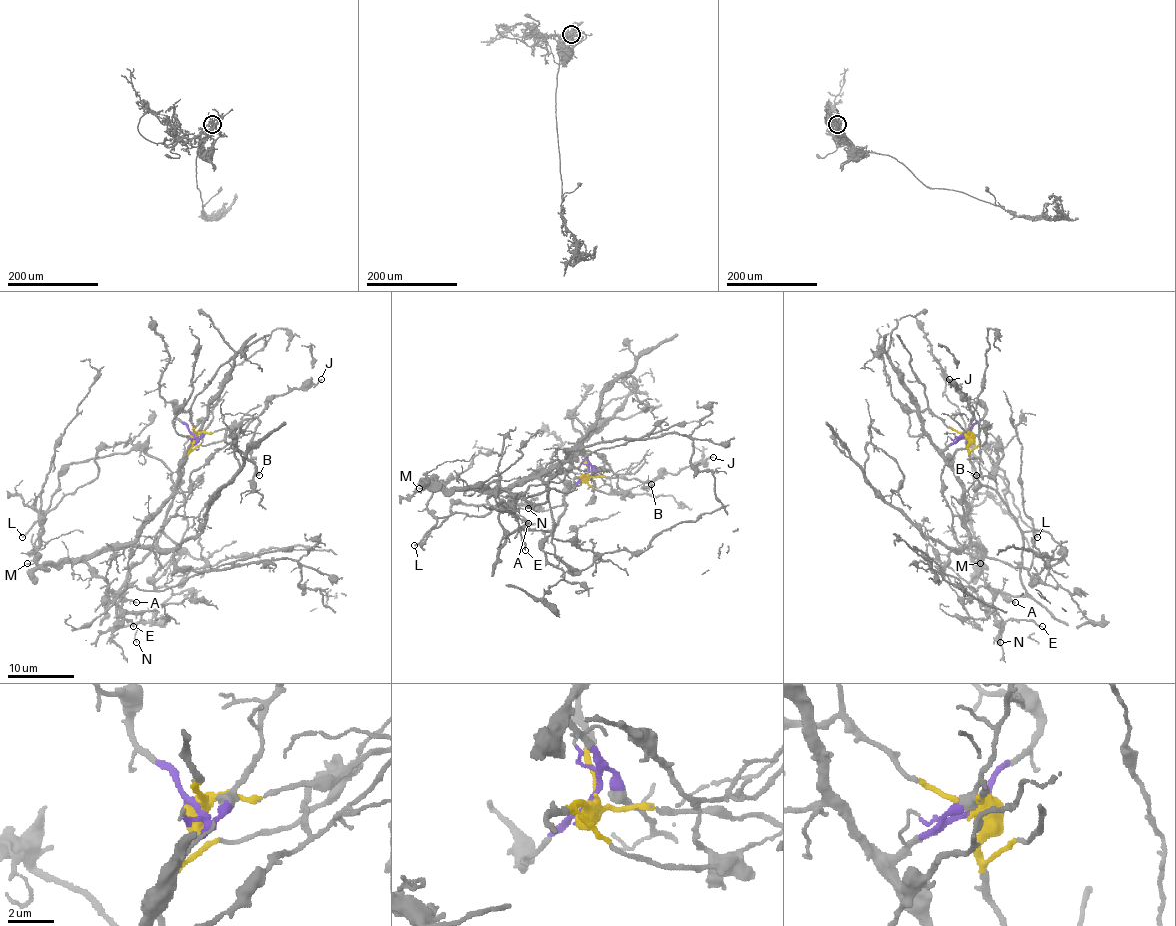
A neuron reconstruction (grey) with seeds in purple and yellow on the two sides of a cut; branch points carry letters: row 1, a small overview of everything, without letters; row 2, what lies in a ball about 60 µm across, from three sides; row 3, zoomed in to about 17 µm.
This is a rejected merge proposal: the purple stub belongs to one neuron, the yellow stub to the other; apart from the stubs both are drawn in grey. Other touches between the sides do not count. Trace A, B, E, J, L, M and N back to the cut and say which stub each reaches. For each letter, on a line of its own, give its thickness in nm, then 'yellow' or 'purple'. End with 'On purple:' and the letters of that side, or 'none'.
A: 140 nm | yellow
B: 220 nm | yellow
E: 160 nm | yellow
J: 150 nm | yellow
L: 170 nm | yellow
M: 120 nm | purple
N: 100 nm | purple
On purple: M, N

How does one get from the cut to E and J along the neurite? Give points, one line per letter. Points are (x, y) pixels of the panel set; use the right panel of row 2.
E: (968, 435), (976, 477), (1004, 504), (1023, 538), (1019, 573), (1025, 594), (999, 591), (993, 615), (1041, 626)
J: (968, 435), (974, 417), (966, 395), (949, 378)

